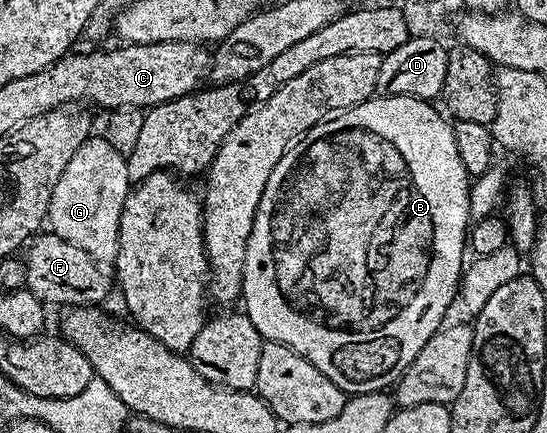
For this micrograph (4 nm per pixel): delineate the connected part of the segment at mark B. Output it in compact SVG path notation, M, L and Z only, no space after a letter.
M391 95L371 97L365 103L335 114L324 123L317 123L297 143L290 145L284 157L280 157L276 169L272 169L272 177L268 177L264 197L260 197L260 205L256 209L252 233L248 237L246 261L242 265L240 299L246 302L244 313L252 325L256 325L263 340L291 347L316 365L316 369L320 369L320 373L324 373L324 377L331 379L347 396L366 395L369 391L385 392L389 383L390 386L397 384L416 353L424 349L428 337L435 335L438 328L443 326L445 319L442 318L460 291L464 270L462 254L468 251L468 228L472 223L472 179L467 175L460 153L457 152L453 126L442 120L443 112L439 111L427 100L416 99L413 95Z

